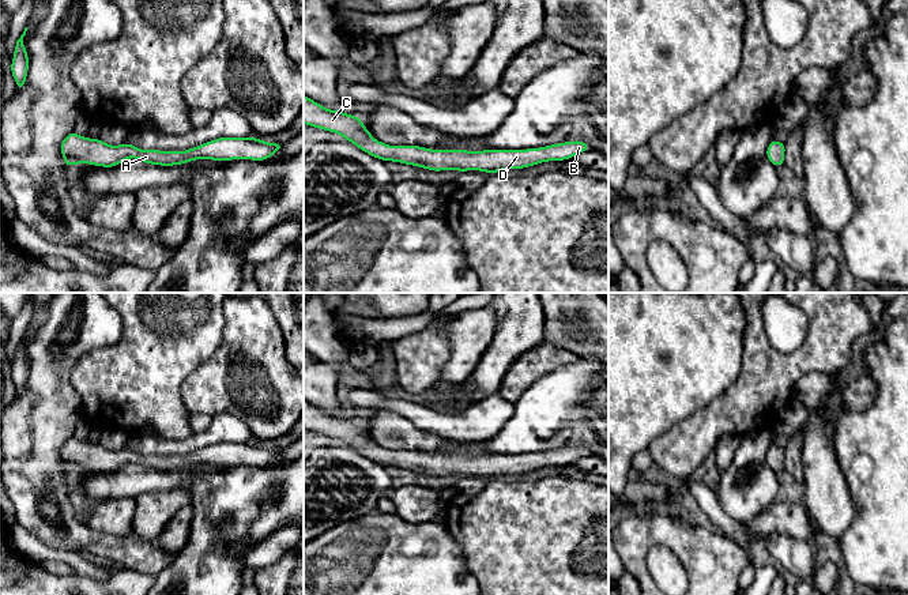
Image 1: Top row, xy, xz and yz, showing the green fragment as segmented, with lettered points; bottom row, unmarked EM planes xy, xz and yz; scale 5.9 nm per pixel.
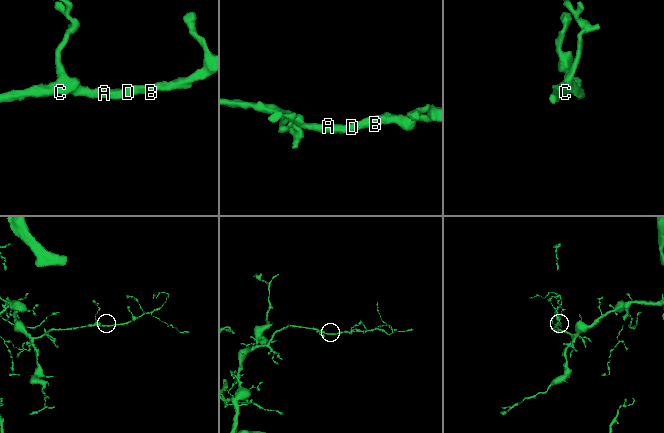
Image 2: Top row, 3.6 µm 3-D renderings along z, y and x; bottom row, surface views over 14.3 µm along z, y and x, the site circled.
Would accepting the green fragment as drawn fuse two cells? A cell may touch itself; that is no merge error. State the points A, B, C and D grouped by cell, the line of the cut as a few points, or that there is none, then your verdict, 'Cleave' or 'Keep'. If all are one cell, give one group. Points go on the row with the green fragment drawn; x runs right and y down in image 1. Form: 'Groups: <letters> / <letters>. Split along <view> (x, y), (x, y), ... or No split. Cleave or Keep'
Groups: A B C D. No split. Keep

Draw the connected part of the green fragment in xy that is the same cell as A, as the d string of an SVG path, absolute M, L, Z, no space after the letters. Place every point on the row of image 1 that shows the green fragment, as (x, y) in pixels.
M68 133L60 144L67 167L79 163L90 163L102 167L114 167L129 158L137 158L143 163L174 166L195 159L233 161L246 158L250 161L267 161L285 147L283 143L267 143L263 139L218 138L185 151L142 150L129 143L109 146L102 139L90 139Z

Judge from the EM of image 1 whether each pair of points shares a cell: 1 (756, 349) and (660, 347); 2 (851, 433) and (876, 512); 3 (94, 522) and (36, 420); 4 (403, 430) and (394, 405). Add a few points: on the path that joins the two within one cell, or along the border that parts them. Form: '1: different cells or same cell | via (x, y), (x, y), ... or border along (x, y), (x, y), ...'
1: different cells | border along (745, 317), (742, 368), (734, 380)
2: same cell | via (871, 451), (880, 459), (880, 492)
3: different cells | border along (86, 524), (116, 537)
4: different cells | border along (375, 409), (385, 409), (402, 414), (424, 430)

